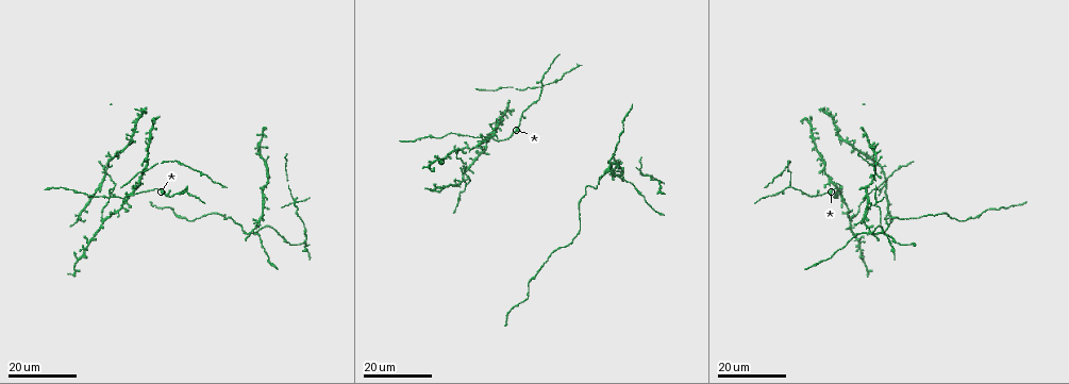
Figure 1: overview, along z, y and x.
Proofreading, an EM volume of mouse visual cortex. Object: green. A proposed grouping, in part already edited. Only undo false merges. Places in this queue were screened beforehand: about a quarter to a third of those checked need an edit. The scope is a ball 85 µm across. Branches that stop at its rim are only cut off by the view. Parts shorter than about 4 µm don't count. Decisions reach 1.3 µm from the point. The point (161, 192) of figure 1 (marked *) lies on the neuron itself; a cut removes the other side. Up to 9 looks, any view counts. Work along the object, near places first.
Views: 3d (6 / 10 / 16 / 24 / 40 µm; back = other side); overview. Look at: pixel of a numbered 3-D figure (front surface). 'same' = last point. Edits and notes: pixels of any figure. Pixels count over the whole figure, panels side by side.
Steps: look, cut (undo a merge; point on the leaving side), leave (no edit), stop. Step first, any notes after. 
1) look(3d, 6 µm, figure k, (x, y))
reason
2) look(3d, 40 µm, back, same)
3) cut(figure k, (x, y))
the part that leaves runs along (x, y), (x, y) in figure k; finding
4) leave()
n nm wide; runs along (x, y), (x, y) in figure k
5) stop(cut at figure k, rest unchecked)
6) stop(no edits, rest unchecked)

look(3d, 24 µm, figure 1, (480, 137))
looks like a crossing

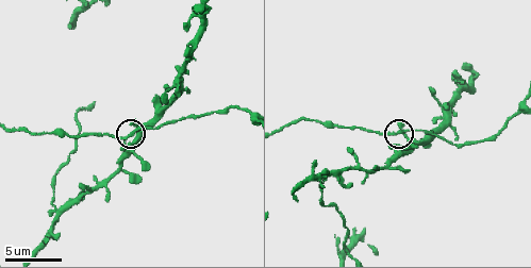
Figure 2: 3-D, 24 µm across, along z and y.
look(3d, 10 µm, figure 2, (137, 127))

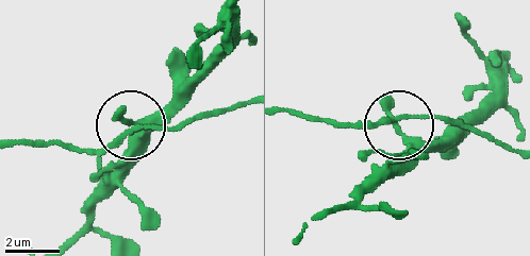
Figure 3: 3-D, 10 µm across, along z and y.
leave()
side arm 28 µm; 4 arms; one neuron here

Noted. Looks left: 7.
look(3d, 16 µm, figure 2, (323, 183))

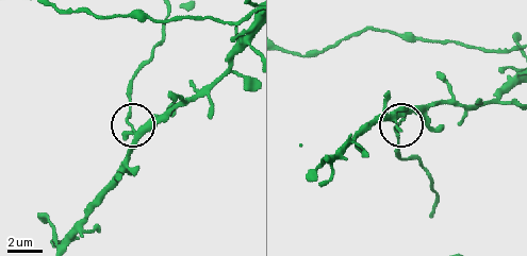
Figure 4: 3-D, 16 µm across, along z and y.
cut(figure 4, (130, 109))
the part that leaves runs along (129, 124), (130, 79), (162, 36), (167, 11) in figure 4; a second neuron is stuck on

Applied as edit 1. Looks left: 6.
look(3d, 24 µm, figure 1, (606, 169))
thin arm on a thick one

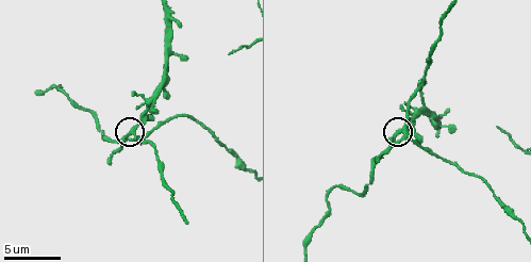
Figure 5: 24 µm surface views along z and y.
look(3d, 6 µm, figure 5, (133, 131))
zoom in

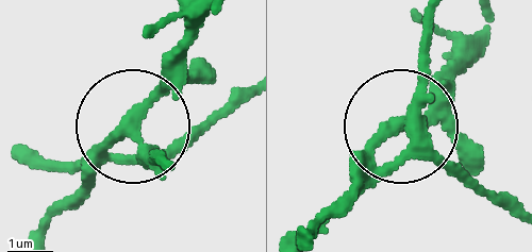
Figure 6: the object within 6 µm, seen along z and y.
leave()
side arm 26 µm; continuous, no second neuron

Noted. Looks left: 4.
look(3d, 24 µm, figure 1, (294, 204))
looks like a crossing

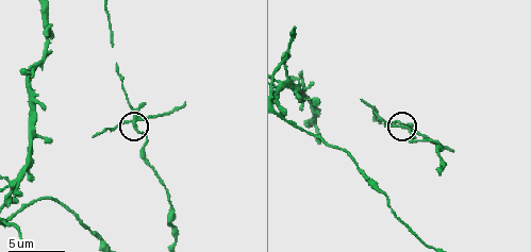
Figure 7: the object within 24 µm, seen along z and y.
look(3d, 6 µm, figure 7, (134, 123))

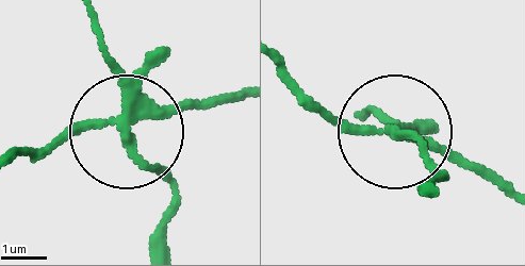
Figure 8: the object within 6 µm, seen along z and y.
cut(figure 8, (168, 48))
the part that leaves runs along (130, 102), (241, 99) in figure 8; two neurons meet here

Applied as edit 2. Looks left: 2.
stop(cut at figure 4, cut at figure 8, rest unchecked)

